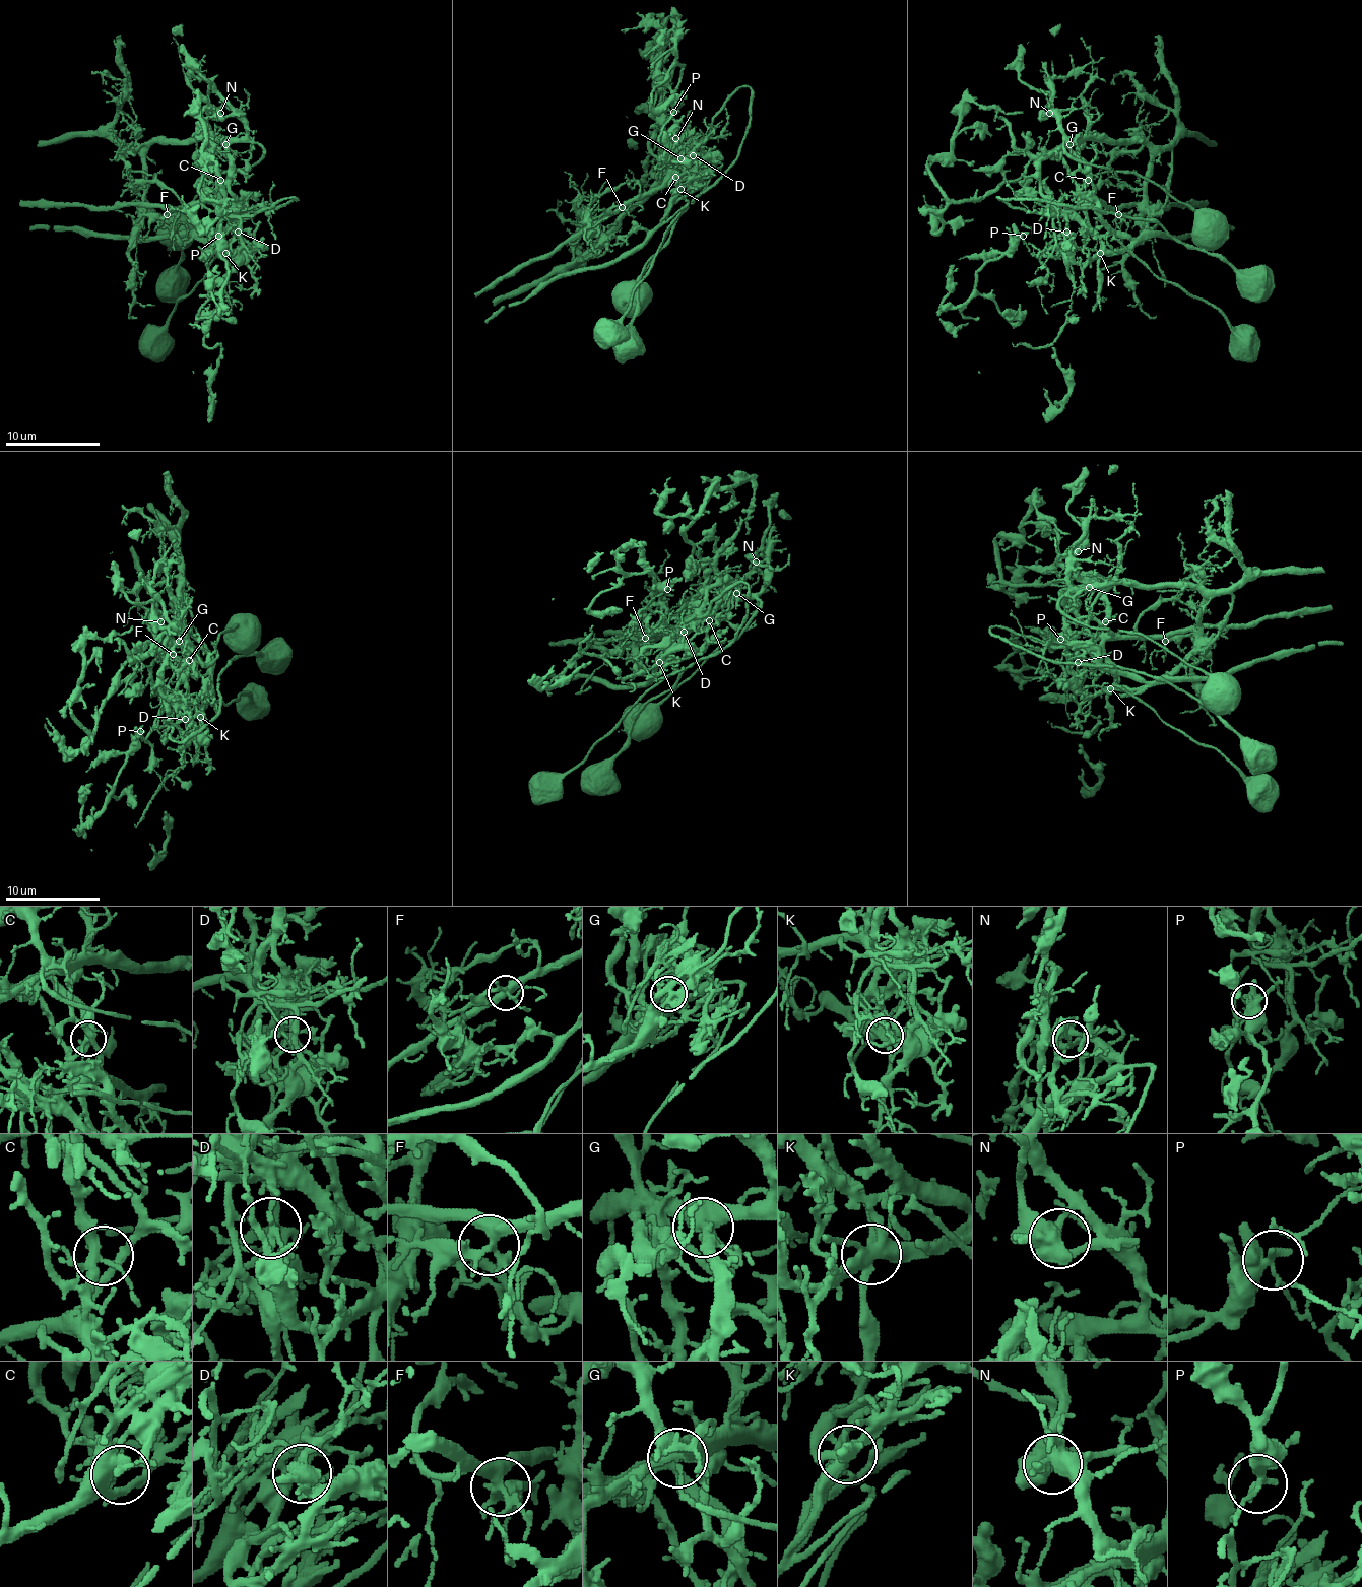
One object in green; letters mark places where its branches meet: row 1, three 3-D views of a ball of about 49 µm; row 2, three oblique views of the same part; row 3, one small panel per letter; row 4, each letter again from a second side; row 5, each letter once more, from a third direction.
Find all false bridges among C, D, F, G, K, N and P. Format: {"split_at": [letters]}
{"split_at": ["D", "G", "K", "N", "P"]}

